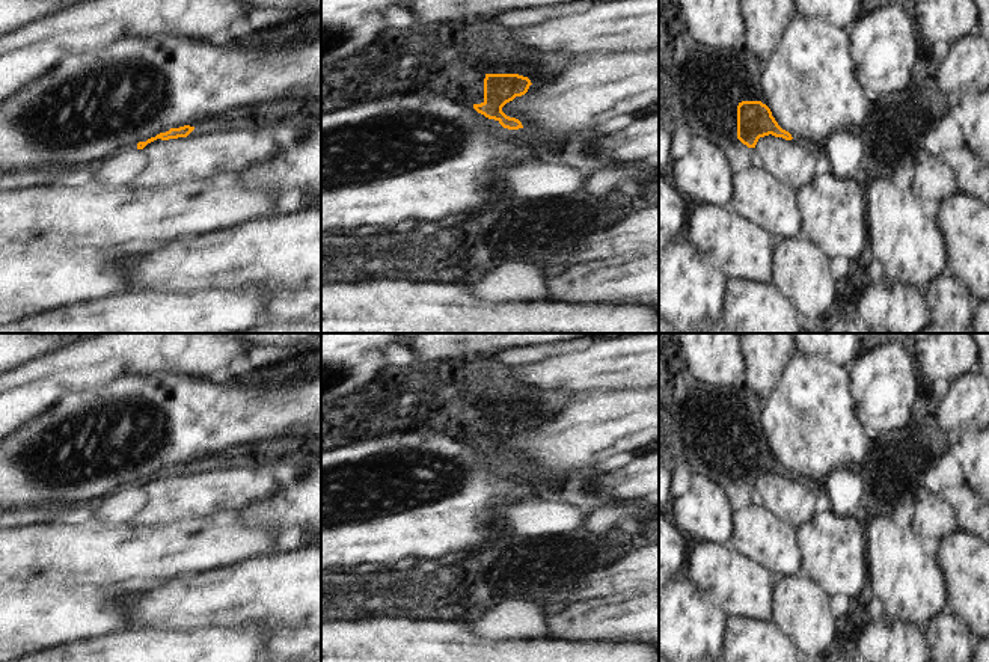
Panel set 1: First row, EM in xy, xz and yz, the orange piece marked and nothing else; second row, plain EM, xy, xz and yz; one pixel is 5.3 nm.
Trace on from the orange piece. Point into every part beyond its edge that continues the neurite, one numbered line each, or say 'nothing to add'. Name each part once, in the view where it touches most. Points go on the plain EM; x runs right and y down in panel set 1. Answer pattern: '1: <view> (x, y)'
1: xy (86, 447)

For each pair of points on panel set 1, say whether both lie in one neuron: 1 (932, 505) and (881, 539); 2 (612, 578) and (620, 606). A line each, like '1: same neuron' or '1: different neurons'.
1: different neurons
2: different neurons

